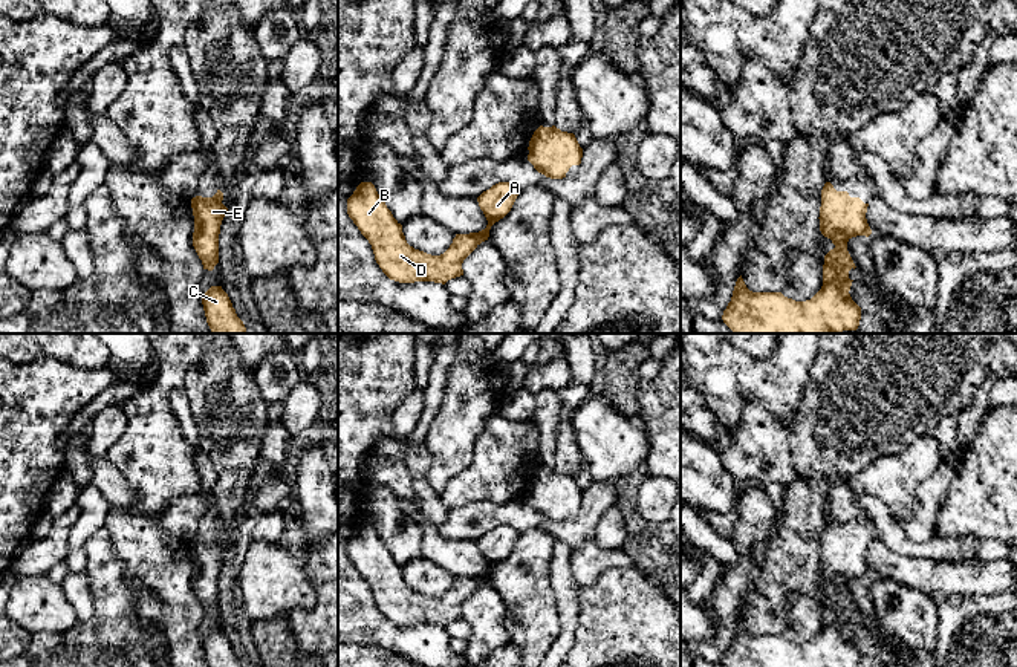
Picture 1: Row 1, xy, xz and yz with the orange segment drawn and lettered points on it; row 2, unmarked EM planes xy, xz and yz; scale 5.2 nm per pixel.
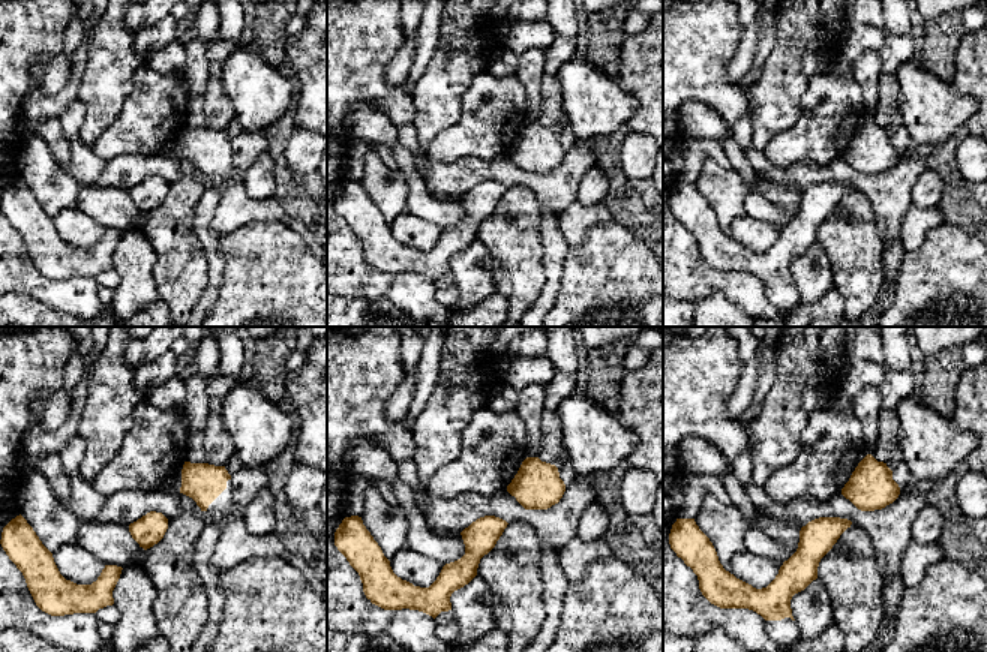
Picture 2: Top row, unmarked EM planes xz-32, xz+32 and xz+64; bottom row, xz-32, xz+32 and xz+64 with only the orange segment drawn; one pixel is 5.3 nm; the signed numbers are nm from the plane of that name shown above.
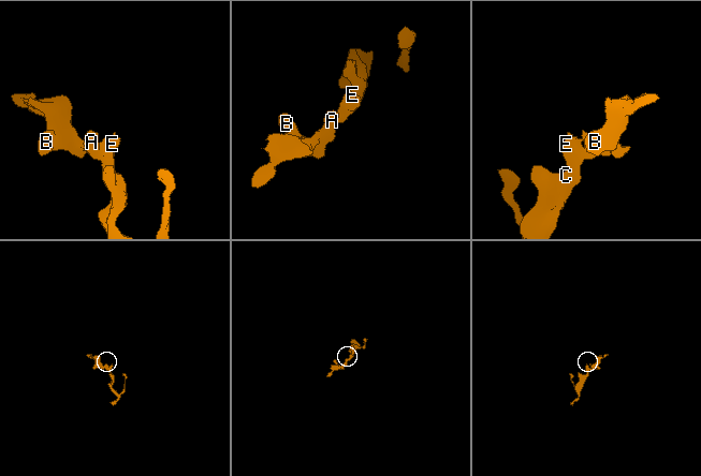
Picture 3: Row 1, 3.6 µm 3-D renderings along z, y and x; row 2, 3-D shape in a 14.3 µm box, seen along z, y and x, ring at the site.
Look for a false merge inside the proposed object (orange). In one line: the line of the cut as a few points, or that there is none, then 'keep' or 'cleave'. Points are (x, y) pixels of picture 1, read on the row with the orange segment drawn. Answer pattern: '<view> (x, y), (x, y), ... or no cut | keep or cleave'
no cut | keep

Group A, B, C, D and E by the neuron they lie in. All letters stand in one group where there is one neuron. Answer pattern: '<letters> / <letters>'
A B C D E

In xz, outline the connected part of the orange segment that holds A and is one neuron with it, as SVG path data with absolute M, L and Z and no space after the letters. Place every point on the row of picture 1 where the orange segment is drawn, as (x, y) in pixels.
M361 182L347 199L347 214L372 245L375 260L382 272L399 283L434 281L445 285L463 275L463 260L489 237L491 226L512 208L520 188L499 182L479 197L488 225L479 233L456 234L450 248L440 255L414 249L405 240L402 225L393 217L372 182Z

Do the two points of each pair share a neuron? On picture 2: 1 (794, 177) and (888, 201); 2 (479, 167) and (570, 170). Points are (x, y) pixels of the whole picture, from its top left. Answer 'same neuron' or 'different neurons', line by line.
1: same neuron
2: same neuron

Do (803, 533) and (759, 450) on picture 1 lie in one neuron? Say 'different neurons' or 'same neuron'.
different neurons

